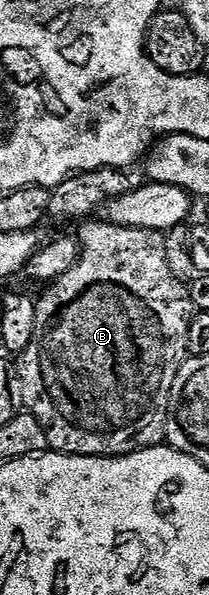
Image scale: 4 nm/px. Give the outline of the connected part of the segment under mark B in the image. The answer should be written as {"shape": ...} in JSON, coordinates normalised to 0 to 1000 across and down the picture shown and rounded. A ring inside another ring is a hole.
{"shape":[[[522,368],[450,370],[364,390],[383,412],[373,439],[301,464],[234,479],[201,499],[177,499],[163,513],[172,548],[153,575],[96,593],[77,605],[77,639],[96,647],[96,679],[120,691],[211,716],[234,758],[301,760],[316,766],[608,766],[694,753],[746,753],[794,746],[794,711],[813,694],[823,642],[842,642],[852,617],[895,603],[890,568],[909,563],[909,538],[890,524],[914,523],[895,486],[876,472],[837,467],[794,434],[794,400],[770,390],[617,383],[531,376]]]}

